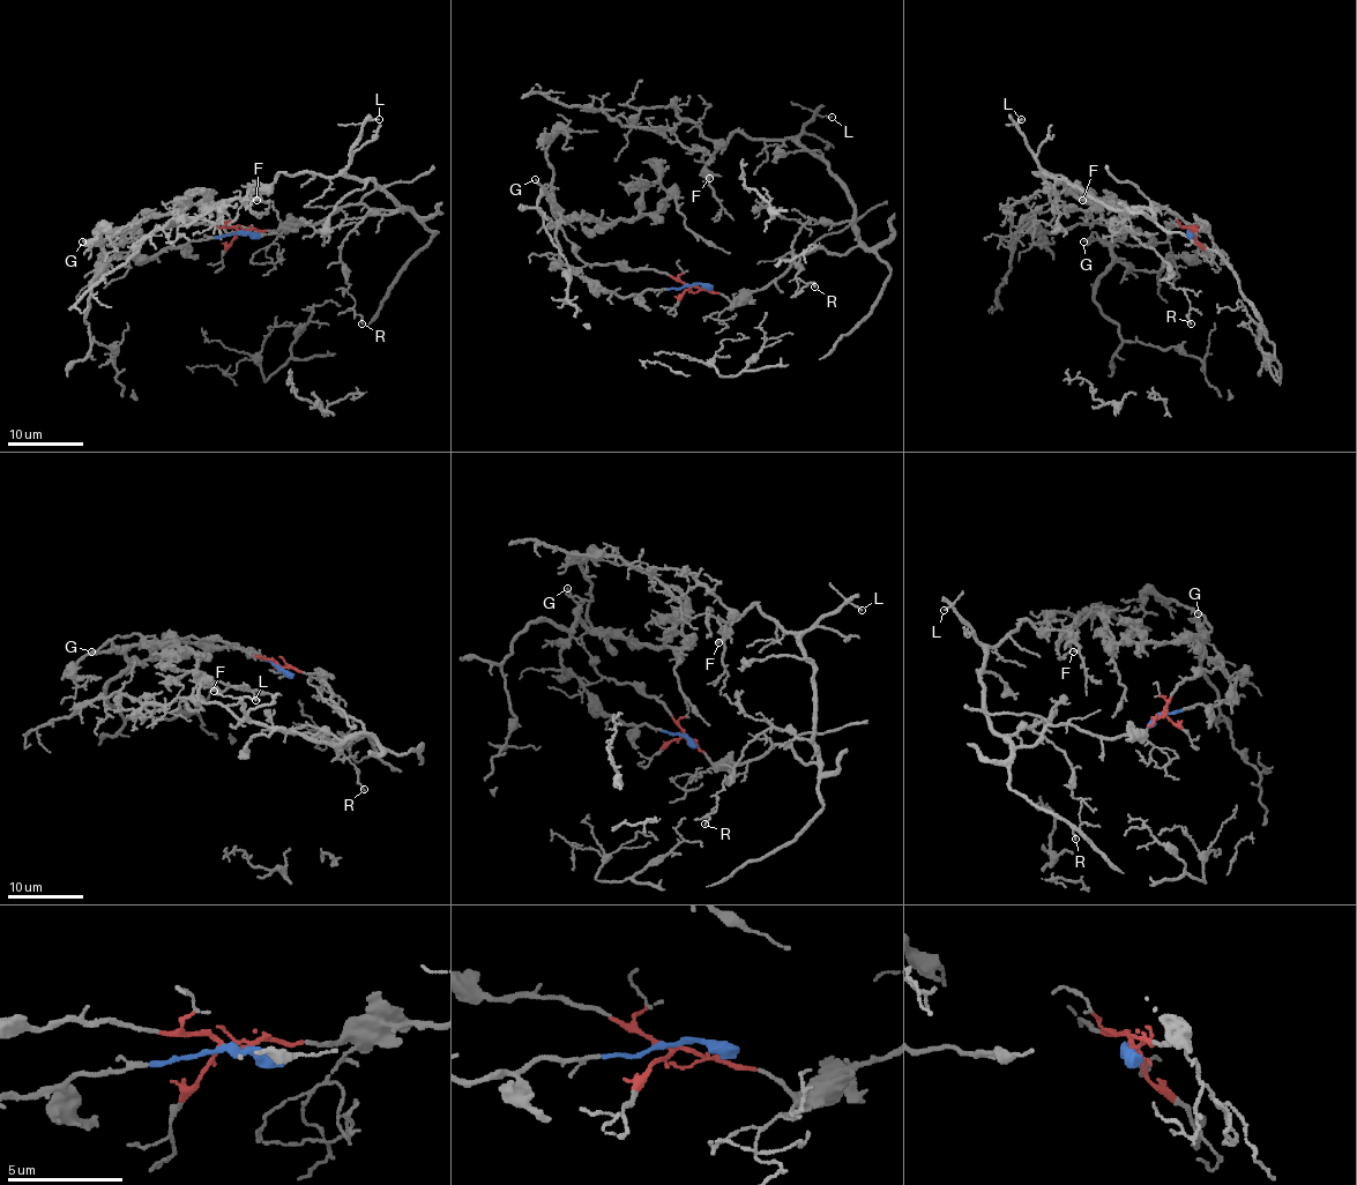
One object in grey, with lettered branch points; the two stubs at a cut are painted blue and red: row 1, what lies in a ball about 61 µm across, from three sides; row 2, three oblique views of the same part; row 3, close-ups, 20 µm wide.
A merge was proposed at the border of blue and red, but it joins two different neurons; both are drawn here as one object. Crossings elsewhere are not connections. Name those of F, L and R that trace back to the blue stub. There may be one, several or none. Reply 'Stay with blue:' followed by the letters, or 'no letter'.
Stay with blue: no letter

